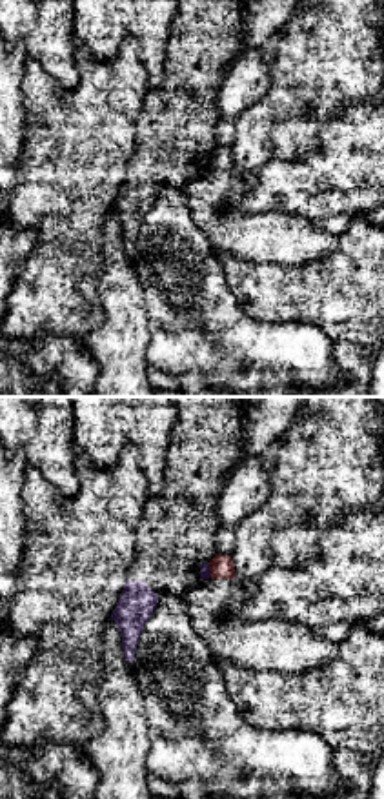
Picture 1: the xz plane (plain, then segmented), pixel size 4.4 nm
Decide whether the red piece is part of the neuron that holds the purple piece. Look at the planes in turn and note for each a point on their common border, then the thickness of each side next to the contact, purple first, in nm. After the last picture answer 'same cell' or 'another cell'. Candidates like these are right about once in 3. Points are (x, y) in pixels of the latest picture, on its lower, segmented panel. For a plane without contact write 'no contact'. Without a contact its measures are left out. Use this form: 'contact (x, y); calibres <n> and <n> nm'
contact (208, 570); calibres 50 and 110 nm

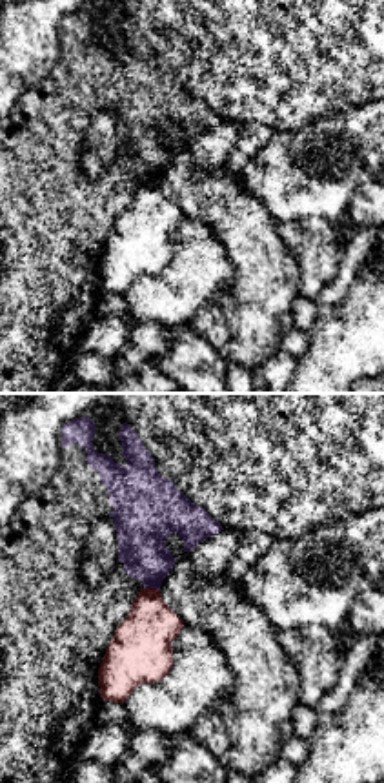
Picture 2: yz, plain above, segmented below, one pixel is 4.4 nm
contact (151, 587); calibres 220 and 260 nm

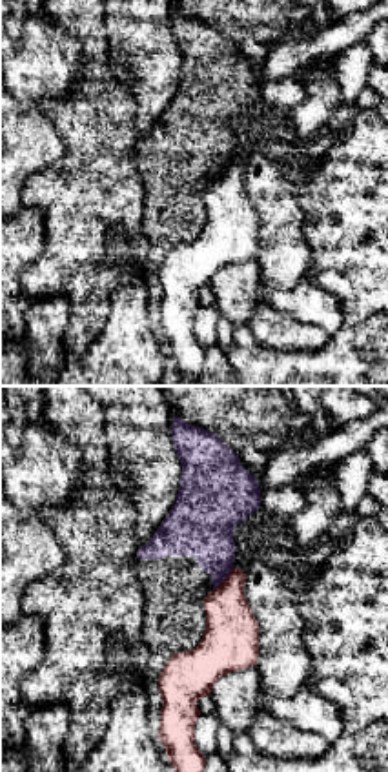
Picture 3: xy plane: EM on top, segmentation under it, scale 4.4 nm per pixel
contact (224, 578); calibres 280 and 240 nm

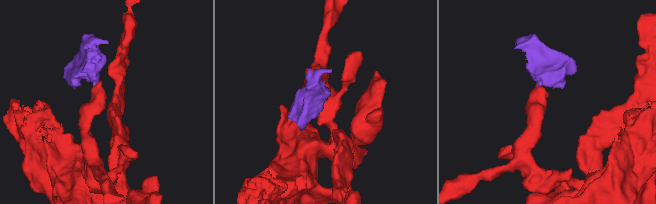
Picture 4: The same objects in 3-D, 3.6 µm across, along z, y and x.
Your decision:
another cell

